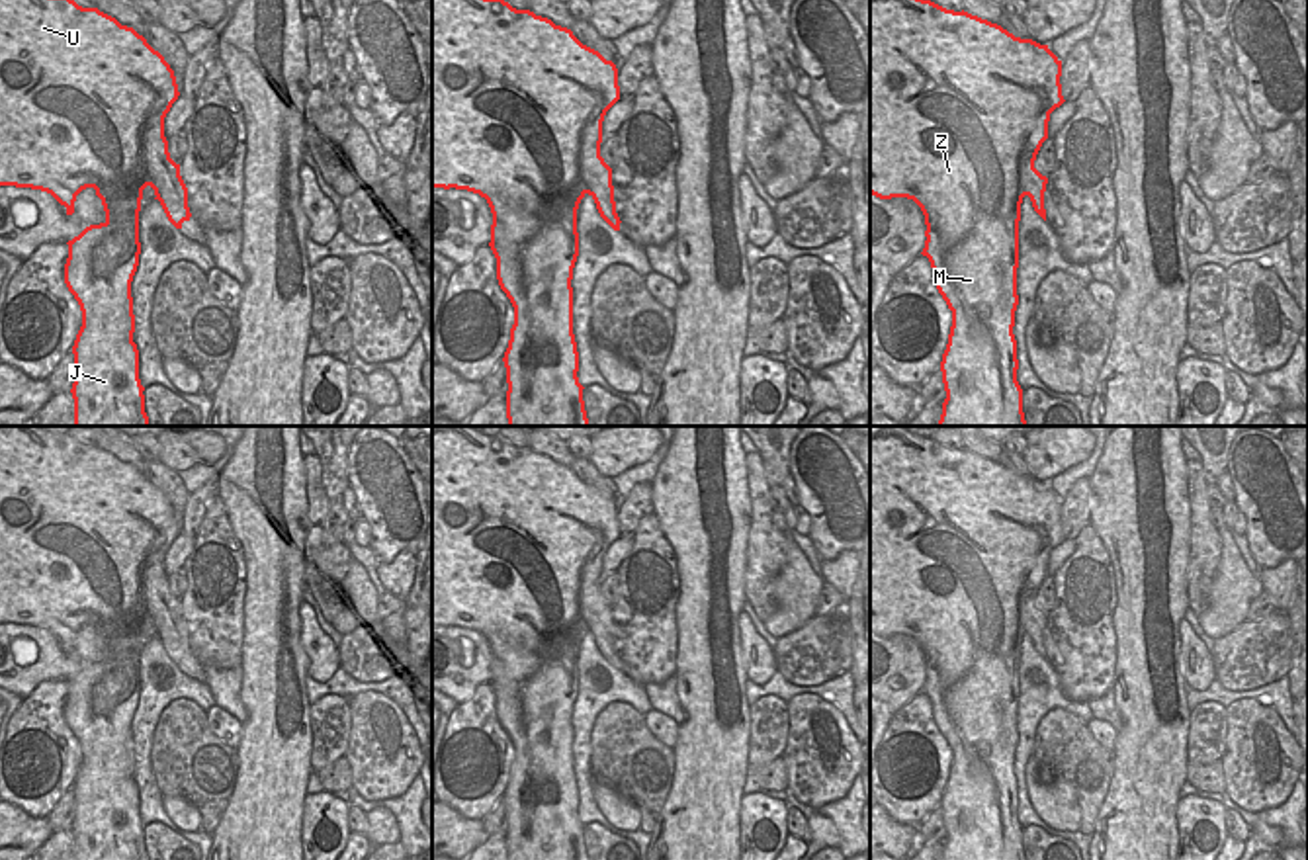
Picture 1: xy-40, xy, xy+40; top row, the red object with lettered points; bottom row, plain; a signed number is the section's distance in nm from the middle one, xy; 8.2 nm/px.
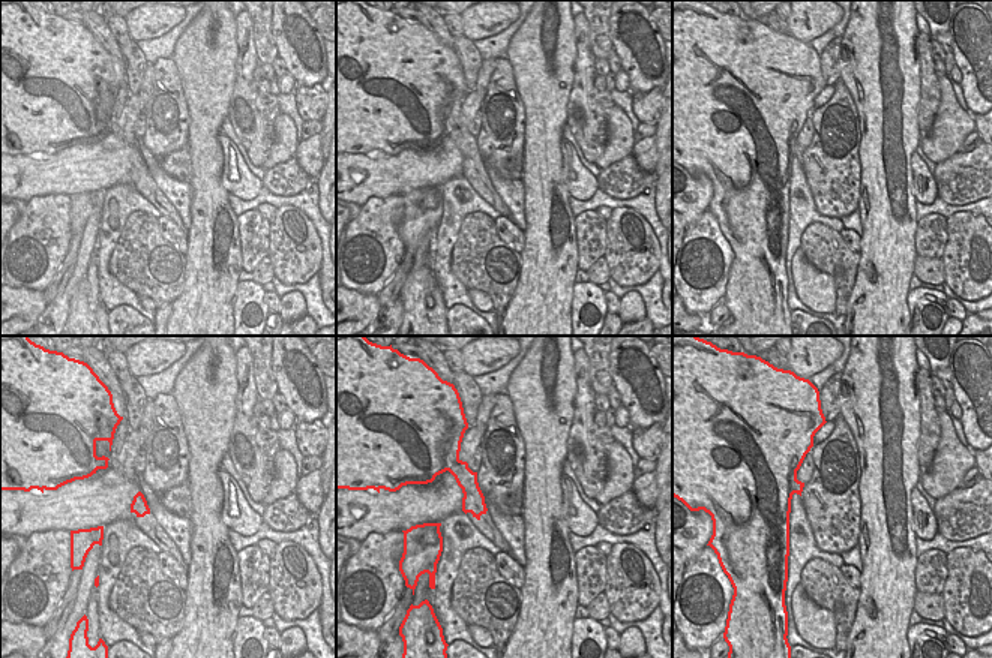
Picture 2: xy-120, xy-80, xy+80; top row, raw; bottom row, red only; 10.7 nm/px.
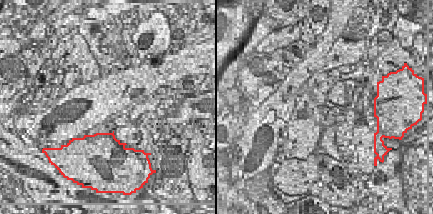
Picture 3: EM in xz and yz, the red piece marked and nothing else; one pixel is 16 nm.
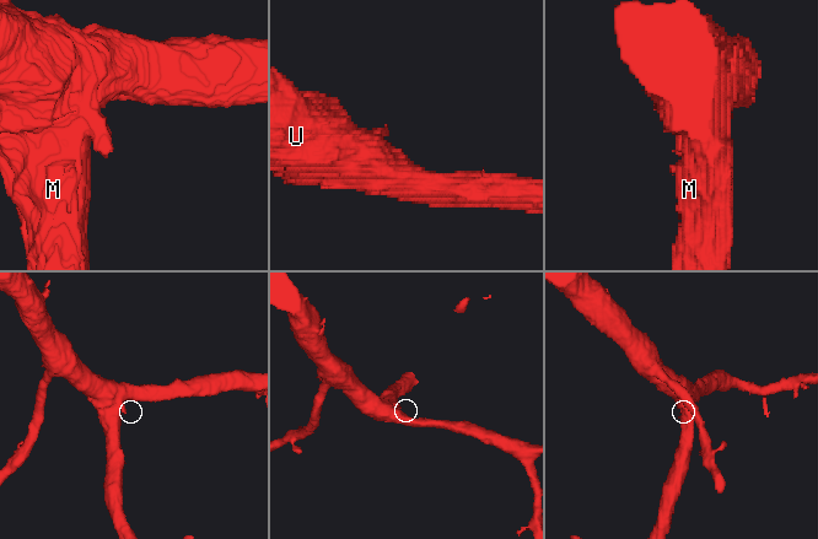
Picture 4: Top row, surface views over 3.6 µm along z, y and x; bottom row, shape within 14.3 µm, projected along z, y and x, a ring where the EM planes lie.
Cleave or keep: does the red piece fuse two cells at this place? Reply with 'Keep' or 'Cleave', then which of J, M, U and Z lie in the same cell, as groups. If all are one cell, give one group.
Keep. Groups: J M U Z

